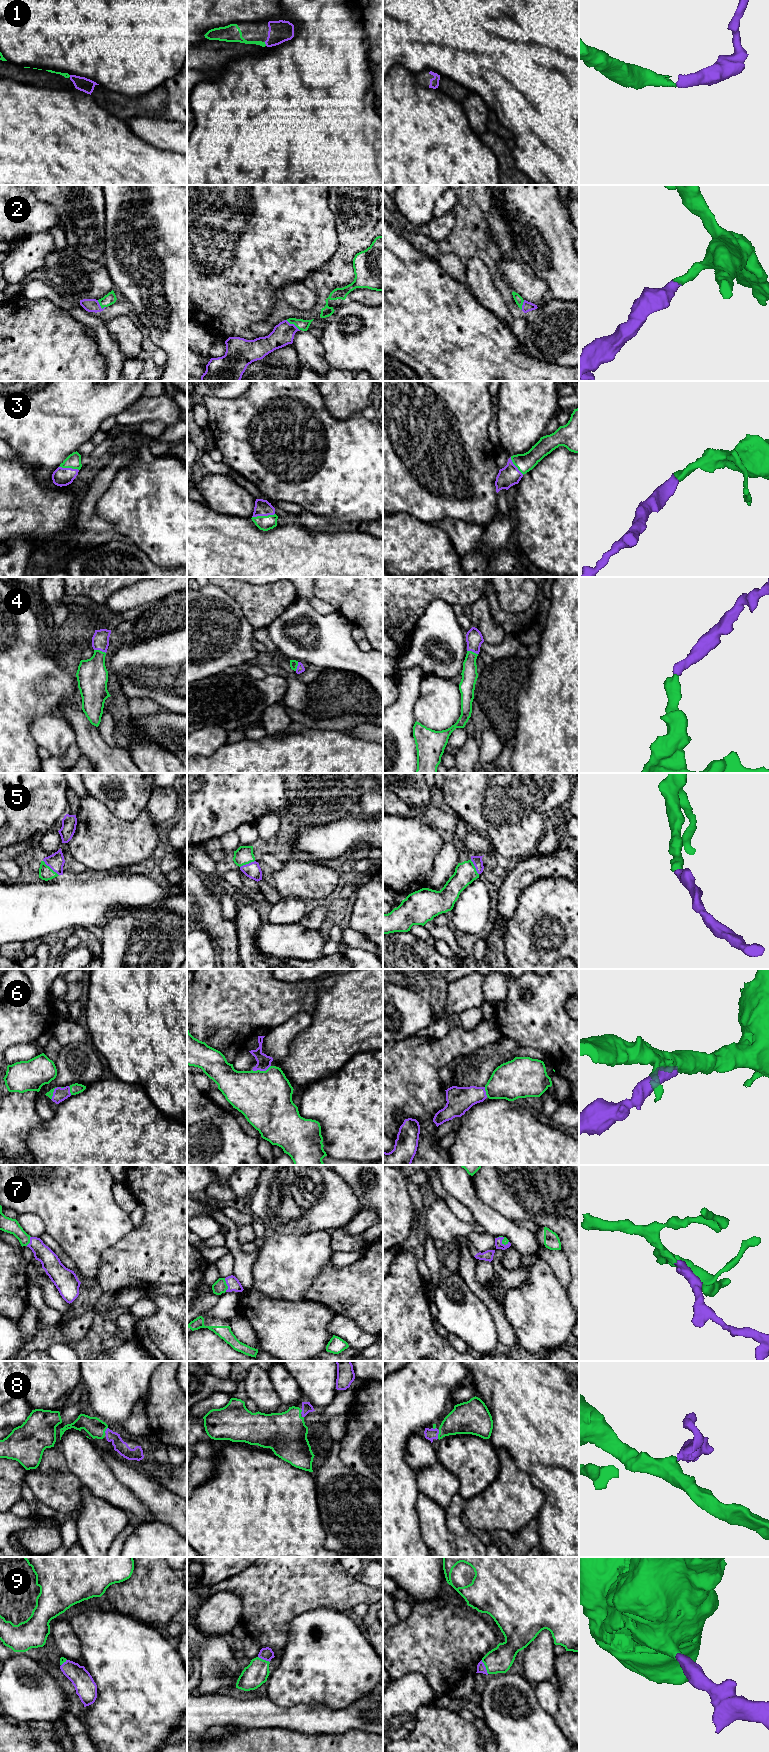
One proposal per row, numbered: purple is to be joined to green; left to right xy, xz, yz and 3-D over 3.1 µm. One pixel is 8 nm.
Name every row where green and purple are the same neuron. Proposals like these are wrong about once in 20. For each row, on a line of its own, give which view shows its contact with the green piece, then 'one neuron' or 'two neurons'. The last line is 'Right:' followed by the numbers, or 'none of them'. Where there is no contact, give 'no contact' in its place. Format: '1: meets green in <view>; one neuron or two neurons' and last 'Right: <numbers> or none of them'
1: meets green in xz; one neuron
2: meets green in xz; one neuron
3: meets green in xz; one neuron
4: meets green in xy; one neuron
5: meets green in xy; one neuron
6: meets green in xz; one neuron
7: meets green in xz; one neuron
8: meets green in yz; one neuron
9: meets green in yz; one neuron
Right: 1, 2, 3, 4, 5, 6, 7, 8, 9

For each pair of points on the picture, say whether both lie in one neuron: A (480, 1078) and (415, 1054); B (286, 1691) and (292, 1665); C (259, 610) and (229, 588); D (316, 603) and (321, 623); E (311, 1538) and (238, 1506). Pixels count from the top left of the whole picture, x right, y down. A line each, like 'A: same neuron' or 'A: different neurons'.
A: different neurons
B: same neuron
C: same neuron
D: different neurons
E: same neuron

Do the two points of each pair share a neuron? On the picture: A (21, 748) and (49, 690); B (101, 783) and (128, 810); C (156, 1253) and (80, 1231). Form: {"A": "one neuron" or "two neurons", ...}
{"A": "one neuron", "B": "one neuron", "C": "two neurons"}

